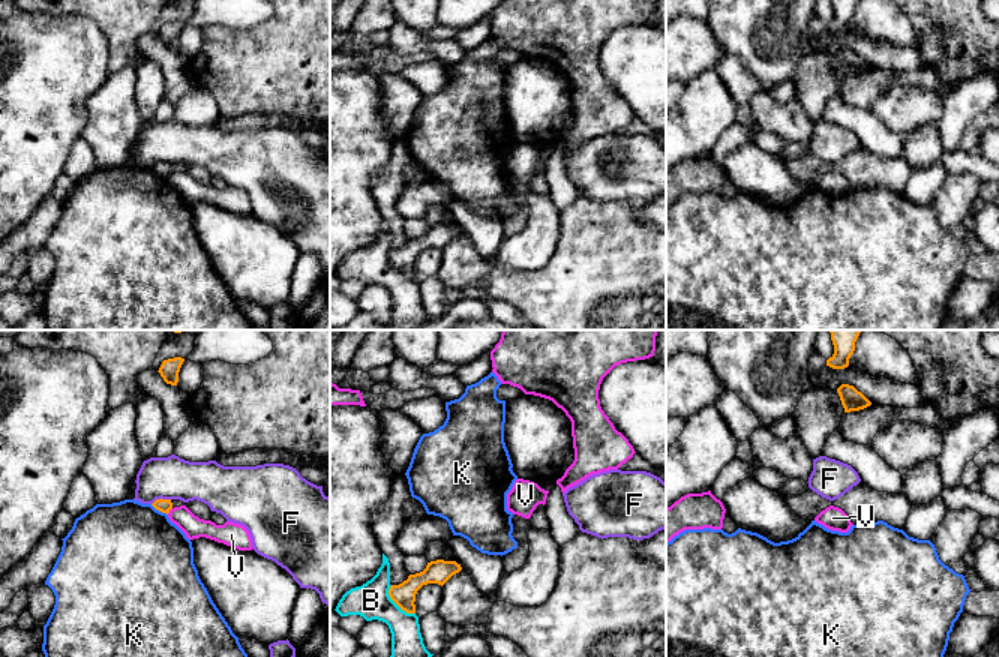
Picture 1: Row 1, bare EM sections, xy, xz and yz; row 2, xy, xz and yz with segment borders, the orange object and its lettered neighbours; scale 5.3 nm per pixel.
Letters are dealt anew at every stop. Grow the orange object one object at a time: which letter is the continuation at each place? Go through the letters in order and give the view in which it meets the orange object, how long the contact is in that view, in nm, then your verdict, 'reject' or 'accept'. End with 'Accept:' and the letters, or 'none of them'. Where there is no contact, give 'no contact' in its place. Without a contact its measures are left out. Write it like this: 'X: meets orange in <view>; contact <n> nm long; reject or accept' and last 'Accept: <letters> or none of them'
B: meets orange in xz; contact 200 nm long; reject
F: meets orange in xy; contact 110 nm long; reject
K: meets orange in xy; contact 110 nm long; reject
V: meets orange in xy; contact 50 nm long; reject
Accept: none of them

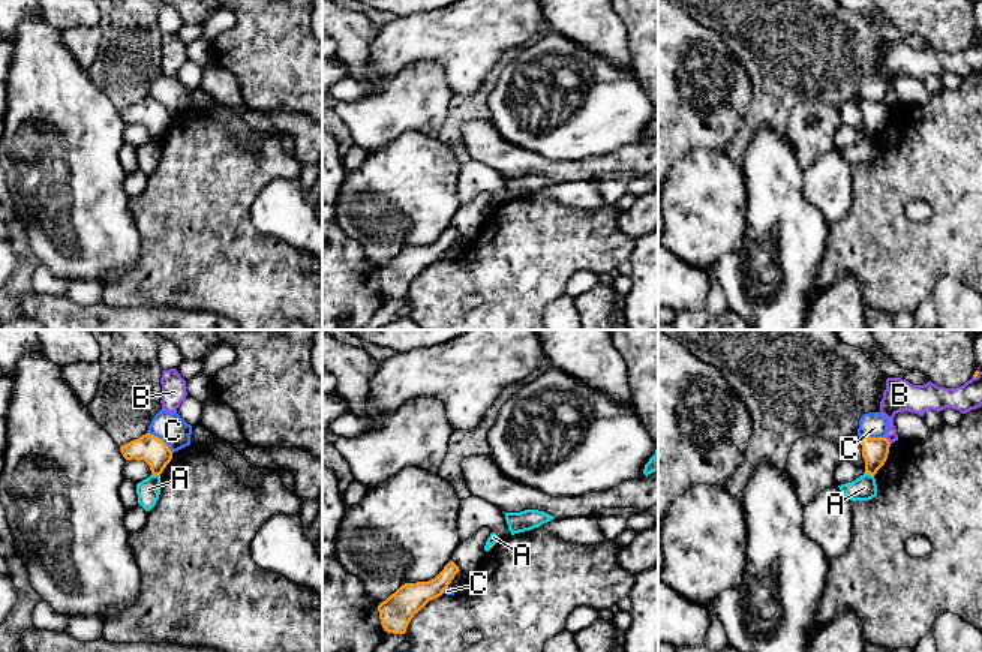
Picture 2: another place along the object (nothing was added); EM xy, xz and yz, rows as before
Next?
A: meets orange in xy; contact 50 nm long; reject
B: meets orange in yz; contact 50 nm long; reject
C: meets orange in xy; contact 180 nm long; reject
Accept: none of them

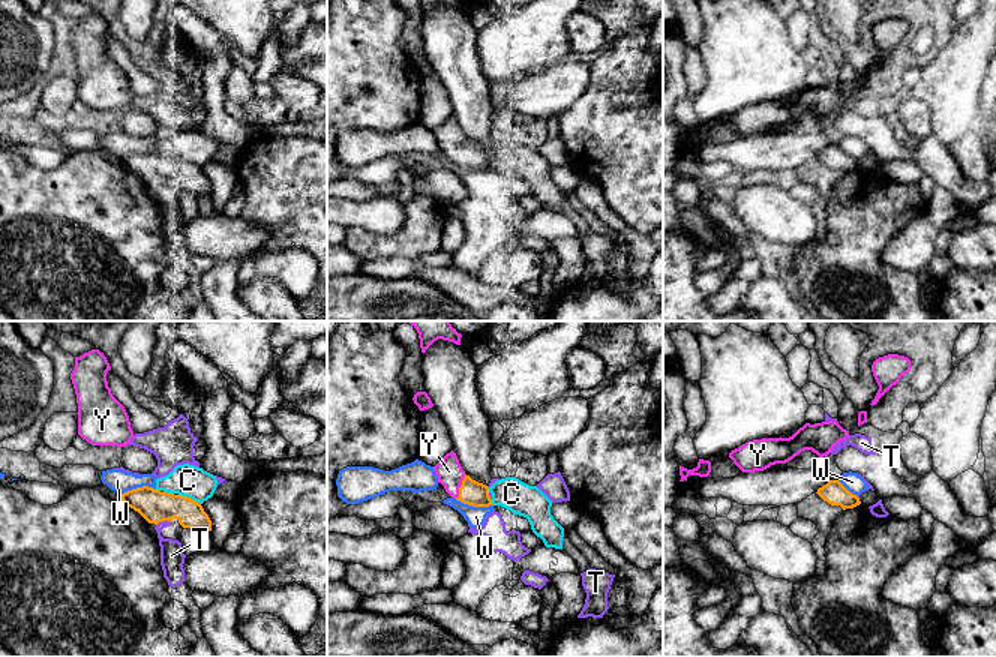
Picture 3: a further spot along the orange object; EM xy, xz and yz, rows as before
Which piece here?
C: meets orange in xy; contact 130 nm long; reject
T: meets orange in xy; contact 80 nm long; reject
W: meets orange in xz; contact 200 nm long; reject
Y: meets orange in xz; contact 150 nm long; accept
Accept: Y

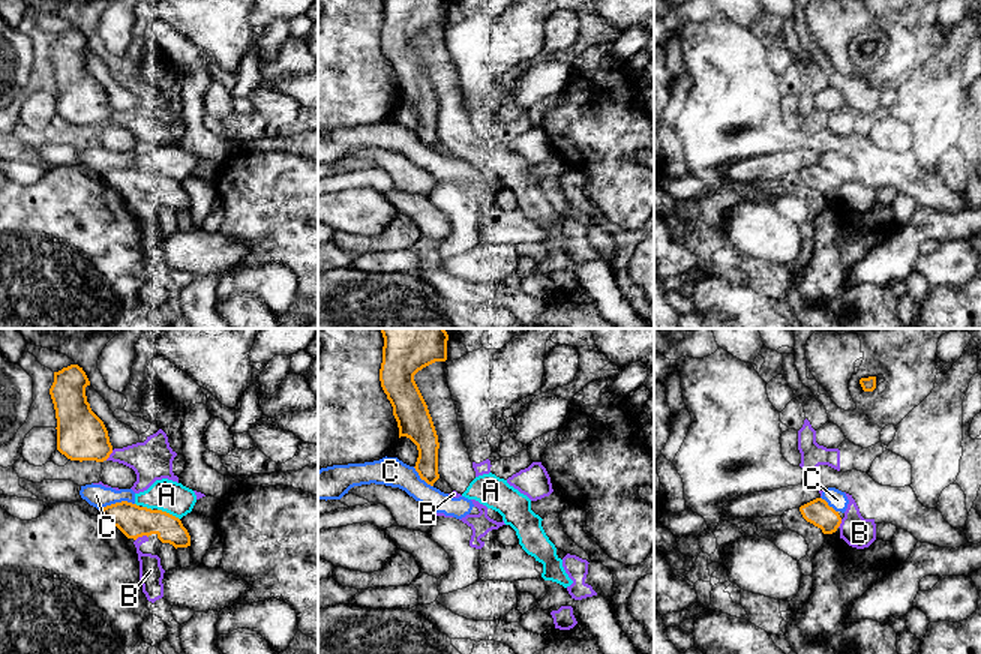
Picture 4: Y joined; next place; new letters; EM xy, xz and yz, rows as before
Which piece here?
A: meets orange in xy; contact 130 nm long; reject
B: meets orange in xy; contact 80 nm long; reject
C: meets orange in xy; contact 200 nm long; reject
Accept: none of them

